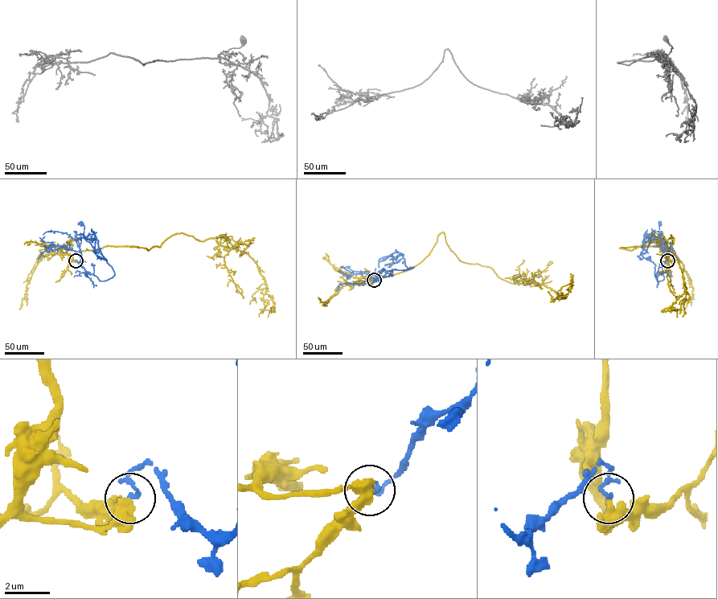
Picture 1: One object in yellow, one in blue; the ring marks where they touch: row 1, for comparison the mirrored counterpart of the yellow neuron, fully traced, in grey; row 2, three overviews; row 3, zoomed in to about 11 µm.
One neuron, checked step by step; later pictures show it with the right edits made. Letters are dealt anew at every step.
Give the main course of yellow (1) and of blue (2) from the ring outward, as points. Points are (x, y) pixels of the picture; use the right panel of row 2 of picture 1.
1: (667, 260), (658, 246), (620, 248), (646, 247), (651, 233), (672, 238), (685, 292), (670, 309), (679, 309)
2: (667, 260), (661, 260), (657, 281), (655, 265), (642, 255), (645, 236), (644, 240), (648, 240), (643, 248)

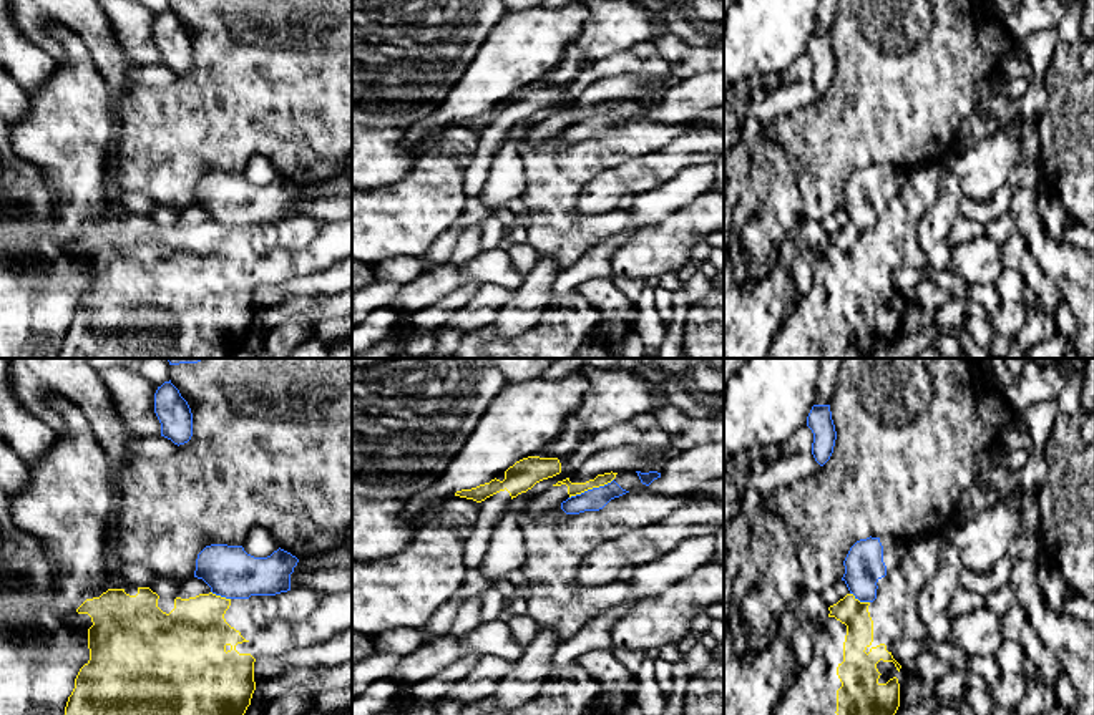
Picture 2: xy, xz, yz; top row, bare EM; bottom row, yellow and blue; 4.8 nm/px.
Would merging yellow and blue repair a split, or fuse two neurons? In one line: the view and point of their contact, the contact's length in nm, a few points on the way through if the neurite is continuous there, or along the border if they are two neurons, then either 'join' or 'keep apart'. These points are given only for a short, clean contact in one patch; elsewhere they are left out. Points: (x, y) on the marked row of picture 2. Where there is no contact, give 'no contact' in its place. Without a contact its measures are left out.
contact xz (591, 488); length 240 nm; border xz (613, 478), (570, 498); keep apart

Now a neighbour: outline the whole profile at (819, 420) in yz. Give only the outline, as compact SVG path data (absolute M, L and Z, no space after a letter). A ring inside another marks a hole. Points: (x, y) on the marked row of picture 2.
M813 405L807 416L807 426L813 433L812 455L823 466L830 460L837 440L830 405Z

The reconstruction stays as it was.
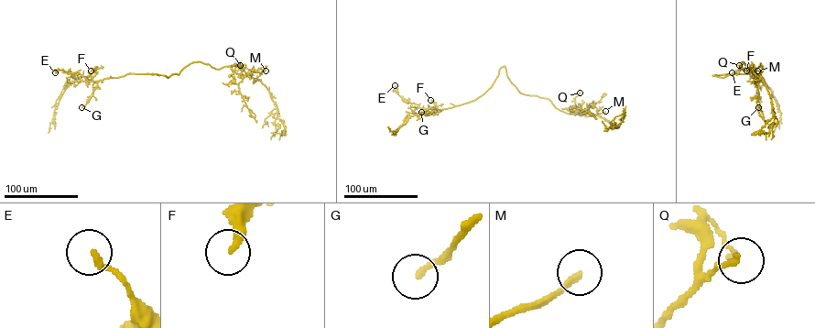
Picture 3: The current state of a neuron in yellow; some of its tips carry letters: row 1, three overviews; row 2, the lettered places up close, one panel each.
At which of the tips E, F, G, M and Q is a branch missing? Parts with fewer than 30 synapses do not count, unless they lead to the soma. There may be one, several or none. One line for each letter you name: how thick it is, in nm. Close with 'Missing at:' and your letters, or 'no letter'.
M: Thickness 280 nm
Missing at: M

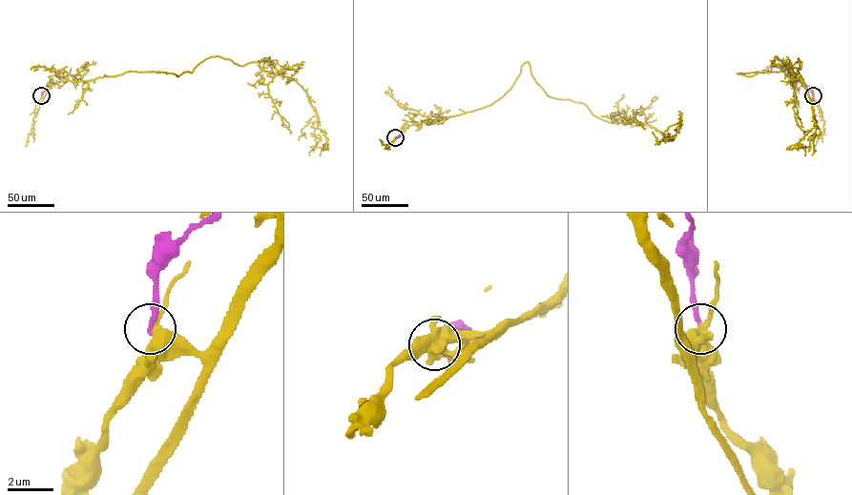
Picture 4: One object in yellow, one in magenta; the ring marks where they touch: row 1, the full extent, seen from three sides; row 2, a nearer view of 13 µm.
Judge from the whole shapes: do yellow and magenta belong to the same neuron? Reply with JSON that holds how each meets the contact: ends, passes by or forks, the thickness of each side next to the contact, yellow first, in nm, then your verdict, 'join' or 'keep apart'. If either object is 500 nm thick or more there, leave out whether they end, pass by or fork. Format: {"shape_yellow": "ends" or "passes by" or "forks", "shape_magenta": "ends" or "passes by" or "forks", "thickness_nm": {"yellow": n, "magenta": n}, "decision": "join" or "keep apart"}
{"shape_yellow": "passes by", "shape_magenta": "ends", "thickness_nm": {"yellow": 440, "magenta": 240}, "decision": "keep apart"}

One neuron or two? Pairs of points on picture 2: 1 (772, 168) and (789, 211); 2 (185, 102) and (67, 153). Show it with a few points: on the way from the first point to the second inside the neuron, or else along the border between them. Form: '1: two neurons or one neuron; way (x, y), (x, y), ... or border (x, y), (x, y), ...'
1: one neuron; way (774, 178), (779, 201)
2: two neurons; border (117, 95), (117, 138), (108, 170)

